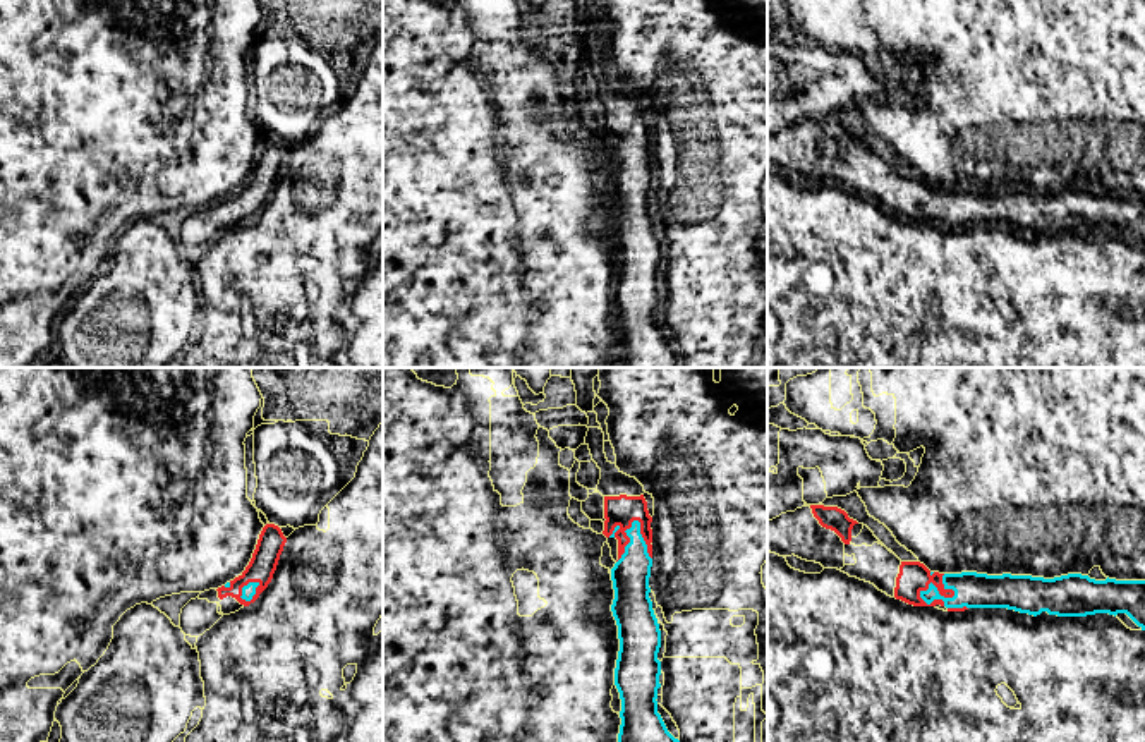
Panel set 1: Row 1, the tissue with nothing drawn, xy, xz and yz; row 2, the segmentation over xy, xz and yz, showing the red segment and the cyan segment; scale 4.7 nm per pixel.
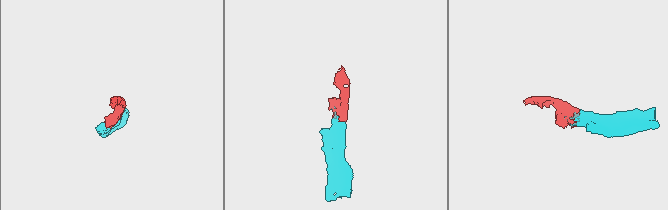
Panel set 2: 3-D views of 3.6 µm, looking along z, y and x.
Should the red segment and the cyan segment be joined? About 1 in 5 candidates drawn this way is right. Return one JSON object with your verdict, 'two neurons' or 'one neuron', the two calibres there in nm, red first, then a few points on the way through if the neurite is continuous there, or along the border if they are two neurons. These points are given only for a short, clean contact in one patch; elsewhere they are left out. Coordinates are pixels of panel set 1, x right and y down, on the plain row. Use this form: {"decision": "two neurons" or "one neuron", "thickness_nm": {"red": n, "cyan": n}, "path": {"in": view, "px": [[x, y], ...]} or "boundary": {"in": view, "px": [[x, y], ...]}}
{"decision": "one neuron", "thickness_nm": {"red": 140, "cyan": 170}, "path": {"in": "yz", "px": [[914, 191], [951, 212], [972, 205]]}}

